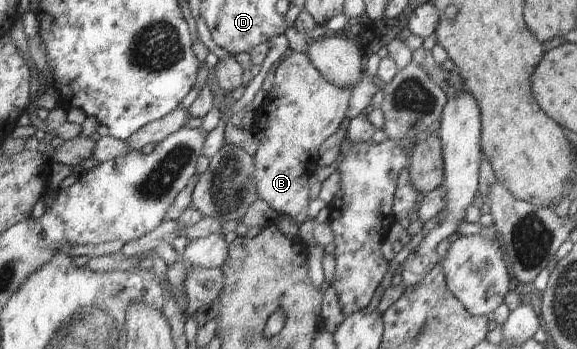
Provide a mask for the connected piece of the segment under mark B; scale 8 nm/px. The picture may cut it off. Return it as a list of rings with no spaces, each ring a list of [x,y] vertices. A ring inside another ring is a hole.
[[[291,53],[280,62],[274,73],[272,98],[269,105],[264,106],[264,113],[254,115],[252,132],[260,141],[254,157],[254,185],[258,195],[264,199],[272,209],[279,214],[289,216],[298,226],[308,219],[308,203],[310,203],[309,176],[313,170],[309,167],[310,161],[318,157],[318,148],[330,135],[334,135],[346,117],[346,107],[350,103],[353,89],[350,87],[336,87],[328,83],[322,74],[313,66],[307,54]]]

